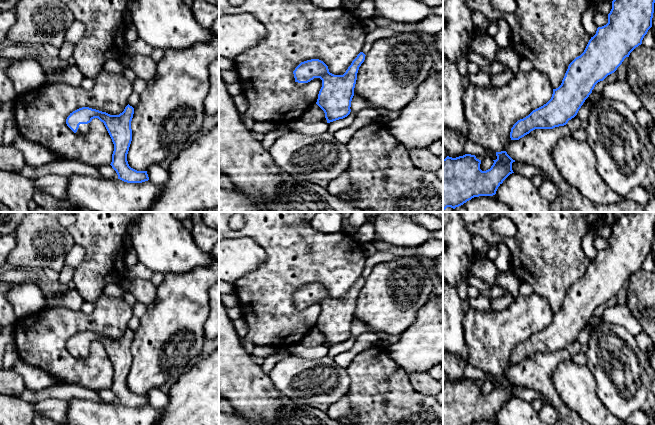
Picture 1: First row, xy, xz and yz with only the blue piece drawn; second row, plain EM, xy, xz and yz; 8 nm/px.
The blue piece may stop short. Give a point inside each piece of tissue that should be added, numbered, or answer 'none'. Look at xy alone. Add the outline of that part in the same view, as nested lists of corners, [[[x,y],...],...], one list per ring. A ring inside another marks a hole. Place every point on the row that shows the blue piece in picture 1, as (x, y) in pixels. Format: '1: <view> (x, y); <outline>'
1: xy (83, 128); [[[91,122],[88,124],[80,124],[76,133],[77,134],[87,134],[90,129],[90,124]]]

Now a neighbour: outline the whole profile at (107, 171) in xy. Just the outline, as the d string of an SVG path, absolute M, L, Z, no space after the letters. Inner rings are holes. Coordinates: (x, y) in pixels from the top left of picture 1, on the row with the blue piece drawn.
M103 165L97 168L101 173L102 177L107 179L115 179L118 178L116 171L112 168L111 165Z

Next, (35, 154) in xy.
M21 135L17 136L11 144L23 153L26 164L30 166L38 167L51 162L64 160L42 145L31 142Z

